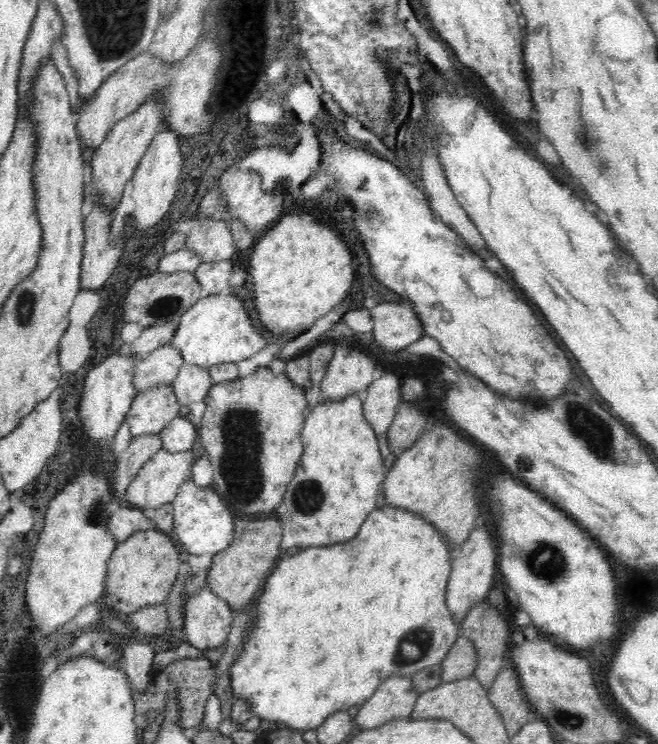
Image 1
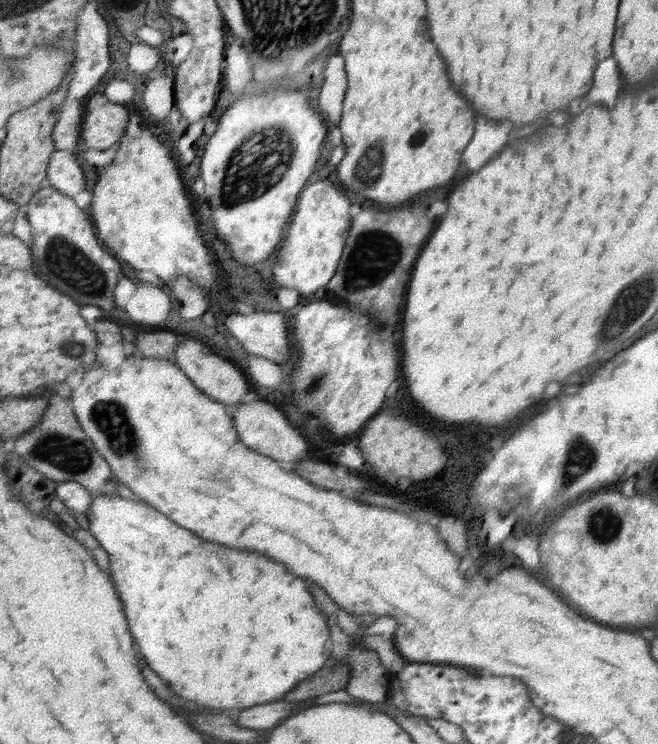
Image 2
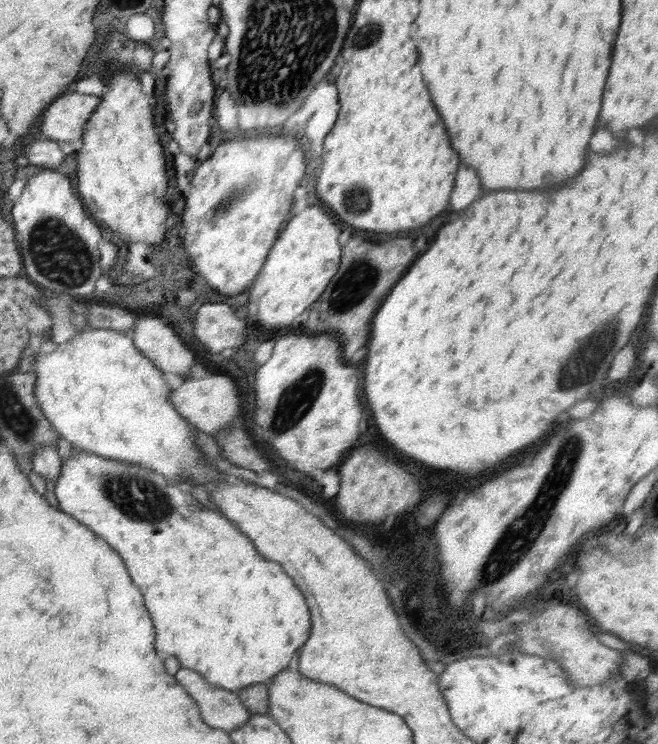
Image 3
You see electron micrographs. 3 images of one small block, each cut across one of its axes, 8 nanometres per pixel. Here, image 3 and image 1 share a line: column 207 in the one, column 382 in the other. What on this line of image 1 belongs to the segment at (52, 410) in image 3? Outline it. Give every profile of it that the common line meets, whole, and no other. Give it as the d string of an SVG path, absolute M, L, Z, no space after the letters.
M352 393L339 401L319 402L306 414L301 430L303 452L292 480L288 483L282 506L285 514L273 515L281 522L283 537L281 550L284 553L294 546L300 549L328 546L354 538L367 516L376 509L376 498L386 478L384 461L380 455L378 438L372 425L364 419L363 394Z

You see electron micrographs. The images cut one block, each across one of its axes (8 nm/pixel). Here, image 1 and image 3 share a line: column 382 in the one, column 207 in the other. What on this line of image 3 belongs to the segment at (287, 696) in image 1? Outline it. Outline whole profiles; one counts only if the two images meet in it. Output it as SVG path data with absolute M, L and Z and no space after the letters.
M75 447L74 454L61 459L61 471L55 480L54 494L59 508L72 515L81 524L86 525L101 536L121 557L133 583L140 589L148 617L155 628L154 646L159 655L174 656L182 668L200 673L209 685L220 687L230 692L238 692L245 686L264 683L275 677L281 670L288 668L290 660L299 648L308 640L311 633L311 620L308 603L302 591L290 576L284 574L282 565L266 560L254 546L254 543L234 524L216 511L201 505L186 489L167 481L161 474L140 465L110 460Z

